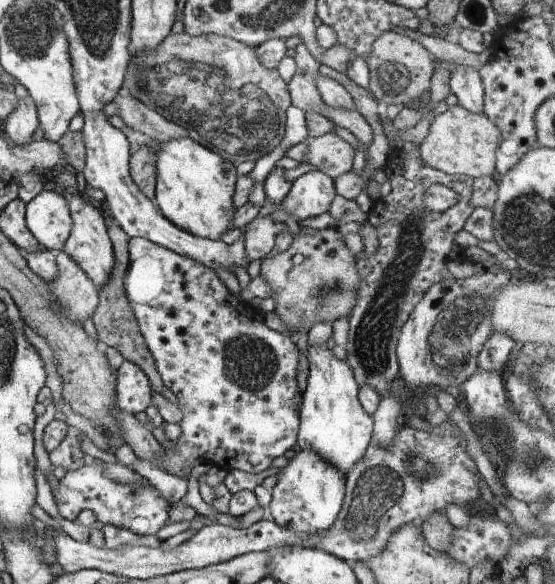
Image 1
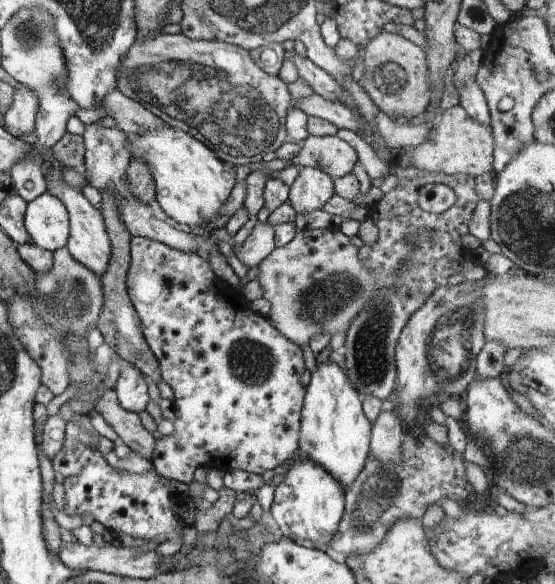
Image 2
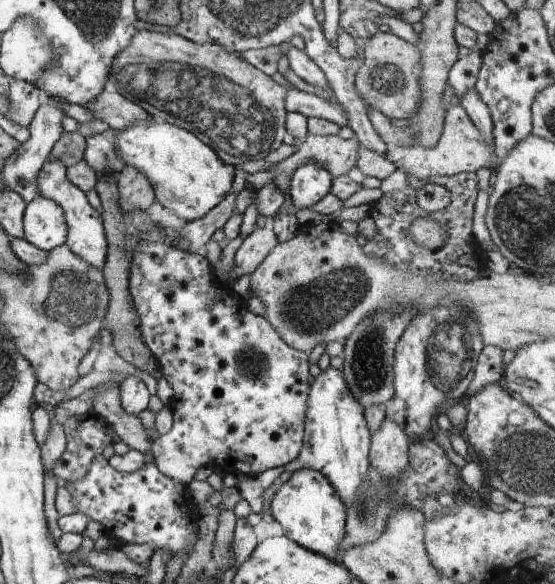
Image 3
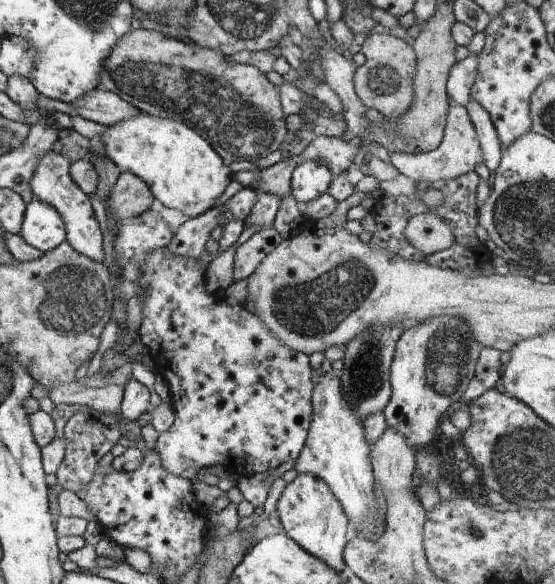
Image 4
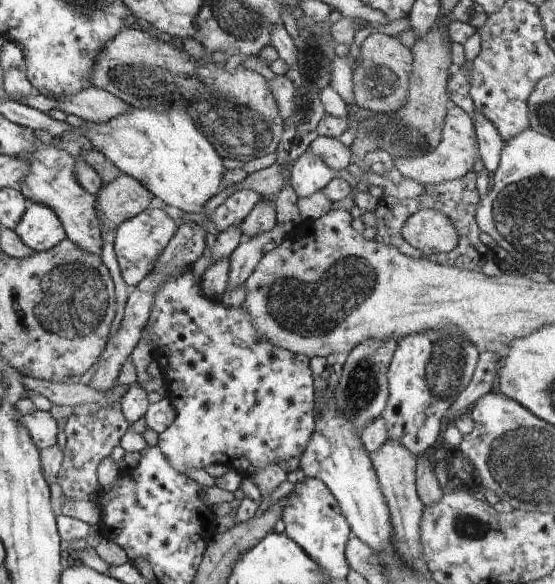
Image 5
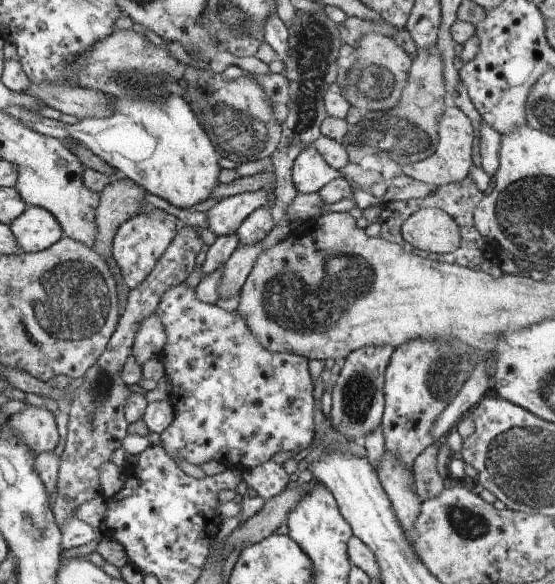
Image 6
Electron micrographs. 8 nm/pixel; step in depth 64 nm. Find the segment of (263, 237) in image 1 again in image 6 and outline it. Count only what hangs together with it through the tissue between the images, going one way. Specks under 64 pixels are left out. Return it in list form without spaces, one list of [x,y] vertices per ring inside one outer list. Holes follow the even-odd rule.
[[[278,222],[271,229],[267,238],[264,238],[264,241],[253,246],[239,246],[223,267],[223,276],[217,293],[218,297],[220,299],[230,298],[240,293],[258,256],[269,247],[284,241],[289,234],[289,226]]]

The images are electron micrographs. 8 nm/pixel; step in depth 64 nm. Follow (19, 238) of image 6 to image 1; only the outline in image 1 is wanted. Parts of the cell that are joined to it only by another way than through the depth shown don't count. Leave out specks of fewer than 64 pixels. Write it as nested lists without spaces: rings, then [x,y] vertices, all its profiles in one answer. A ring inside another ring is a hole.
[[[42,191],[25,210],[25,222],[39,244],[47,250],[61,250],[70,236],[72,218],[62,192]]]

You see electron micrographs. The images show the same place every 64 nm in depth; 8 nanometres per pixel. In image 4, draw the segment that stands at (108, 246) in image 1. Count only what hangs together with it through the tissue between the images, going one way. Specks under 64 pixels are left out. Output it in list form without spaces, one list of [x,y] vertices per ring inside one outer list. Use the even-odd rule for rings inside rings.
[[[53,150],[44,154],[34,170],[34,176],[30,180],[30,188],[34,198],[38,198],[44,202],[48,202],[58,210],[66,228],[66,241],[78,252],[86,258],[92,258],[94,262],[103,264],[104,247],[103,235],[100,225],[94,215],[92,202],[90,202],[89,194],[82,192],[74,180],[70,176],[70,162],[68,158],[58,154]]]

